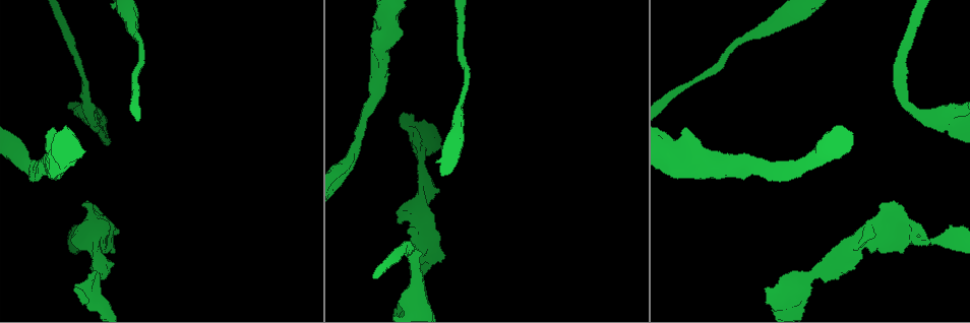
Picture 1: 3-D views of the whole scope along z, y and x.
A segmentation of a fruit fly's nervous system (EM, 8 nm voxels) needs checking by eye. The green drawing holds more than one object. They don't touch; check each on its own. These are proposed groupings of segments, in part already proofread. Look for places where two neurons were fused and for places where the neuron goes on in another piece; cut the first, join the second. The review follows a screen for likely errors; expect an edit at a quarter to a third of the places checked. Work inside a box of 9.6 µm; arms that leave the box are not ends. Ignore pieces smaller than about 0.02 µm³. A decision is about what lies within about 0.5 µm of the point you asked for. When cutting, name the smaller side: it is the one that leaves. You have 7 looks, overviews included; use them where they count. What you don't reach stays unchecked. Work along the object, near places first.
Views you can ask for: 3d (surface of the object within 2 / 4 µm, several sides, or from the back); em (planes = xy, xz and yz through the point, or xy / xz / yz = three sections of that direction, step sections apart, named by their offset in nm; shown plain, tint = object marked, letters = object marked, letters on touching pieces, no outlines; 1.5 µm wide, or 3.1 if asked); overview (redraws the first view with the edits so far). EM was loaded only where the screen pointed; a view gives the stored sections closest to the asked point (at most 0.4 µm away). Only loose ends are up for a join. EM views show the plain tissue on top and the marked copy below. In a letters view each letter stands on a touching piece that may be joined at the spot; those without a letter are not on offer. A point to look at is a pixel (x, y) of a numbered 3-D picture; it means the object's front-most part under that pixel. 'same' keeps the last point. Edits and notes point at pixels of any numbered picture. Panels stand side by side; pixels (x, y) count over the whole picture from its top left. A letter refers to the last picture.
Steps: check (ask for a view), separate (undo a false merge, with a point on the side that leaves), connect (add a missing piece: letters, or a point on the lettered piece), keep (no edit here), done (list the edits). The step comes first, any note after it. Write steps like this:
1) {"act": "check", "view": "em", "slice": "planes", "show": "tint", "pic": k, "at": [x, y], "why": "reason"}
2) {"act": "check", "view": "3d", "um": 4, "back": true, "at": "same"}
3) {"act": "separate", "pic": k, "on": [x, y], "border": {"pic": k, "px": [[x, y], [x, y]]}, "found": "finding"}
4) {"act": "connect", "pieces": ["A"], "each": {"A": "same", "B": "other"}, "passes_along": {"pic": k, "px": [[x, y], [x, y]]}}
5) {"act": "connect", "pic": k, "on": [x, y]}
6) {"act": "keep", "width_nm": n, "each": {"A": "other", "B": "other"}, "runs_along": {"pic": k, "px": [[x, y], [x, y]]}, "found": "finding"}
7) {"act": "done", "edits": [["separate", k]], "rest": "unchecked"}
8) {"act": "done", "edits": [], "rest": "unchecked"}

{"act": "check", "view": "em", "slice": "planes", "show": "tint", "pic": 1, "at": [919, 223], "why": "stops while still wide"}

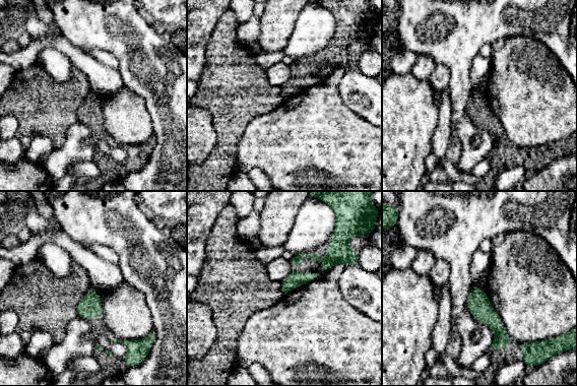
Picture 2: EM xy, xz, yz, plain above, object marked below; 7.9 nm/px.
{"act": "check", "view": "em", "slice": "planes", "show": "letters", "at": "same"}

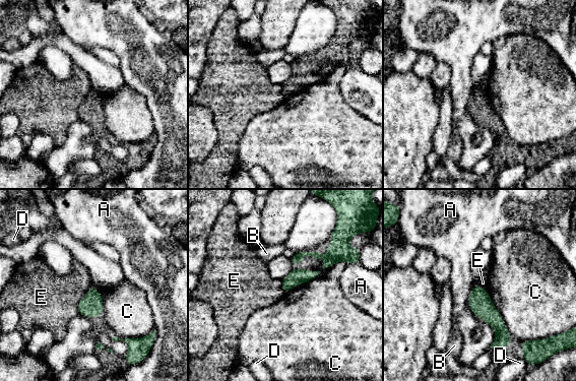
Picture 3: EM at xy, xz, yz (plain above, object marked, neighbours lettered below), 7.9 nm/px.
{"act": "keep", "each": {"A": "other", "B": "other", "C": "other", "D": "other", "E": "other"}, "runs_along": {"pic": 3, "px": [[475, 288], [502, 343]]}, "found": "none of them fits"}

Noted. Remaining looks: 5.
{"act": "check", "view": "3d", "um": 4, "pic": 1, "at": [771, 28], "why": "thick turns thin"}

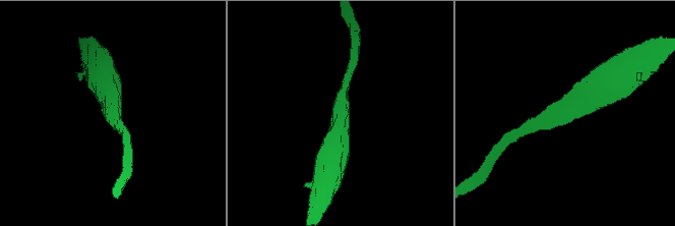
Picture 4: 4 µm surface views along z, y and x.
{"act": "check", "view": "em", "slice": "xy", "step": 8, "show": "tint", "pic": 4, "at": [339, 114], "arm_widths_nm": [180, 550], "why": "now the EM"}

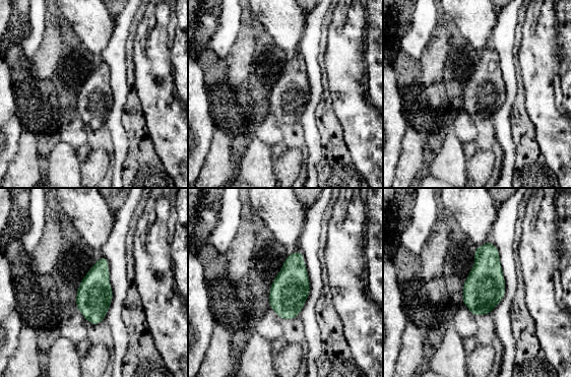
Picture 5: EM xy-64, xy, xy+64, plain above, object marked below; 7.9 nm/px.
{"act": "check", "view": "em", "slice": "planes", "show": "letters", "at": "same", "why": "another direction"}

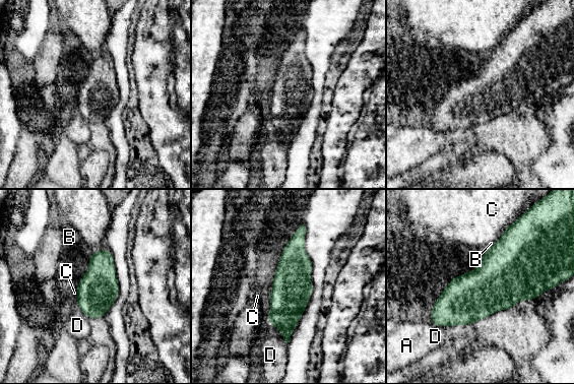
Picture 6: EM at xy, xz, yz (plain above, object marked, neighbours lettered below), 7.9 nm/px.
{"act": "keep", "width_nm": 320, "each": {"A": "other", "B": "other", "C": "other", "D": "other"}, "runs_along": {"pic": 6, "px": [[302, 228], [294, 251], [286, 338]]}, "found": "all the same neuron"}

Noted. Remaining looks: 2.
{"act": "check", "view": "3d", "um": 2, "pic": 1, "at": [79, 290], "why": "free end"}

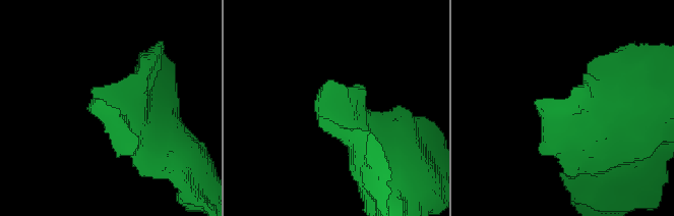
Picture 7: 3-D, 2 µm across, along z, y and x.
{"act": "check", "view": "em", "slice": "planes", "show": "letters", "pic": 7, "at": [106, 104], "why": "need the tissue"}

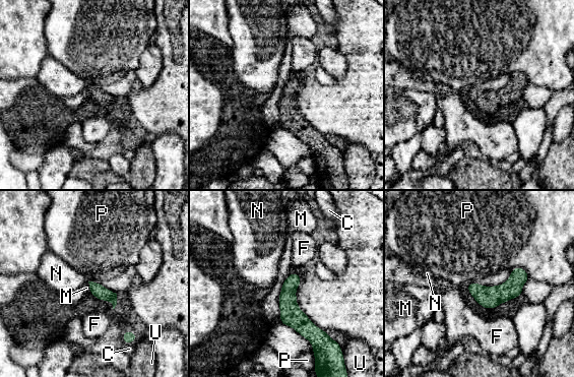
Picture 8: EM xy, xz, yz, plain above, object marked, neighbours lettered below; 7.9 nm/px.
{"act": "keep", "width_nm": 110, "longest_contact_nm": ["P", 170], "each": {"C": "other", "F": "other", "M": "other", "N": "other", "P": "other", "U": "other"}, "found": "no lettered piece goes on from it"}

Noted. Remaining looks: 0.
{"act": "done", "edits": [], "rest": "unchecked"}

